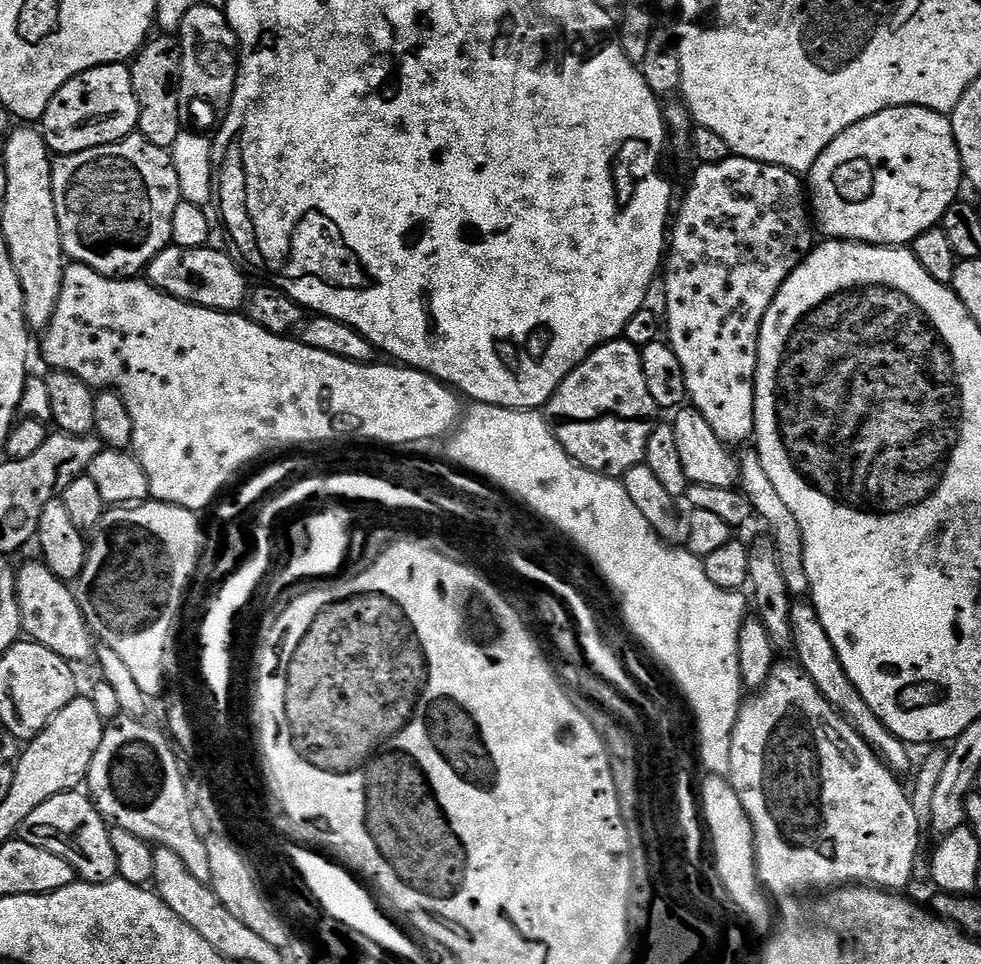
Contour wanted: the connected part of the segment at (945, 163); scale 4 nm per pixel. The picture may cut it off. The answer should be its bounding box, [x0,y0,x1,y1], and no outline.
[806,106,964,246]

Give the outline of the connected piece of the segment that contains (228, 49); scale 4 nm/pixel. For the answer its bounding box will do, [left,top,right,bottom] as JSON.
[178,2,240,110]

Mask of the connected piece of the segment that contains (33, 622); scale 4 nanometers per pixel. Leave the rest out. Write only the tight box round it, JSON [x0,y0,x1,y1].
[16,564,97,662]

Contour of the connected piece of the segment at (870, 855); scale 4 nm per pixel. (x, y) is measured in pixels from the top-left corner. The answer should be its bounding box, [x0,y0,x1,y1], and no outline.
[727,662,922,898]

